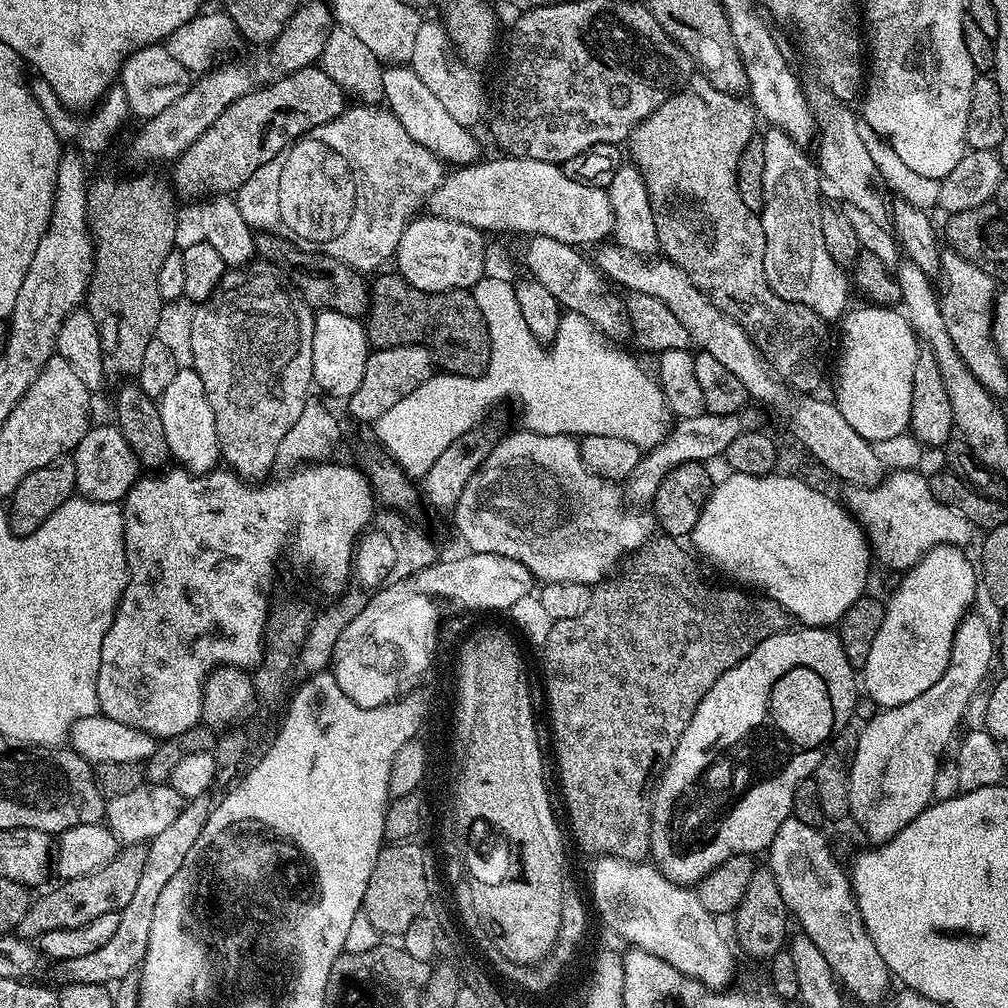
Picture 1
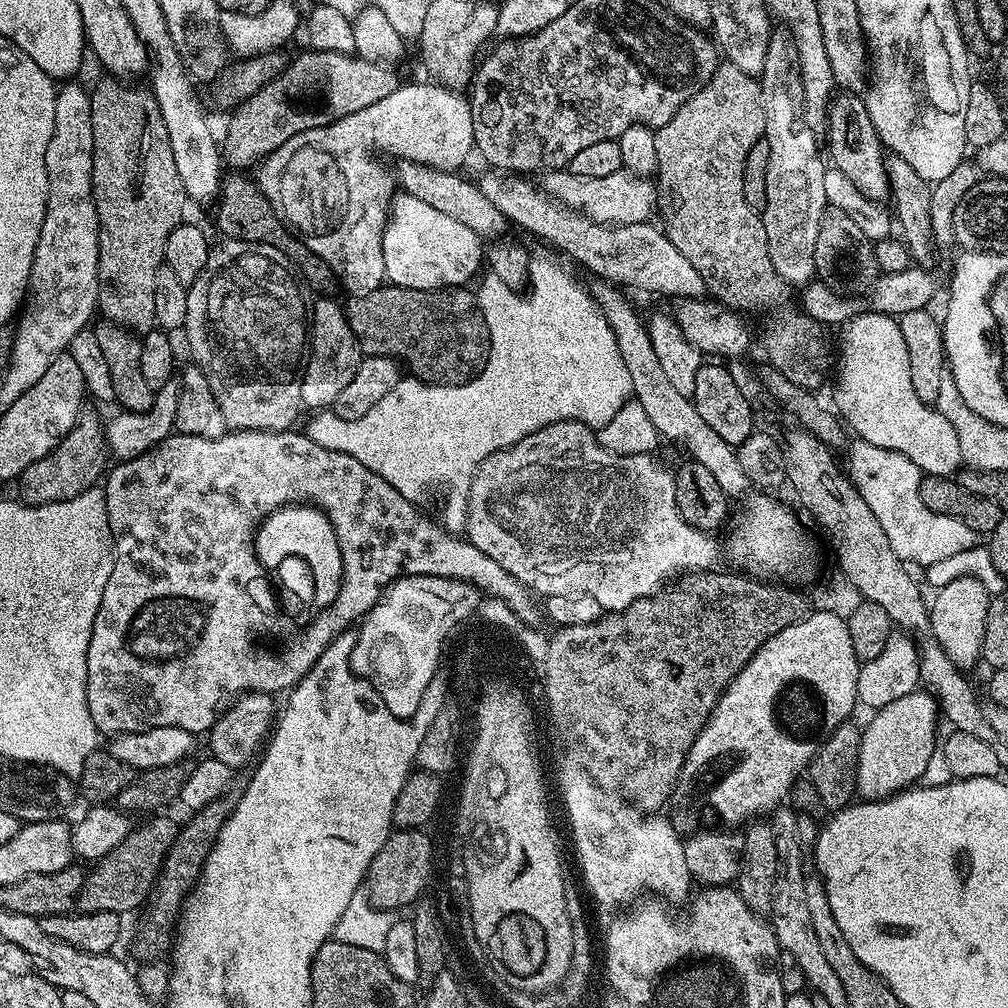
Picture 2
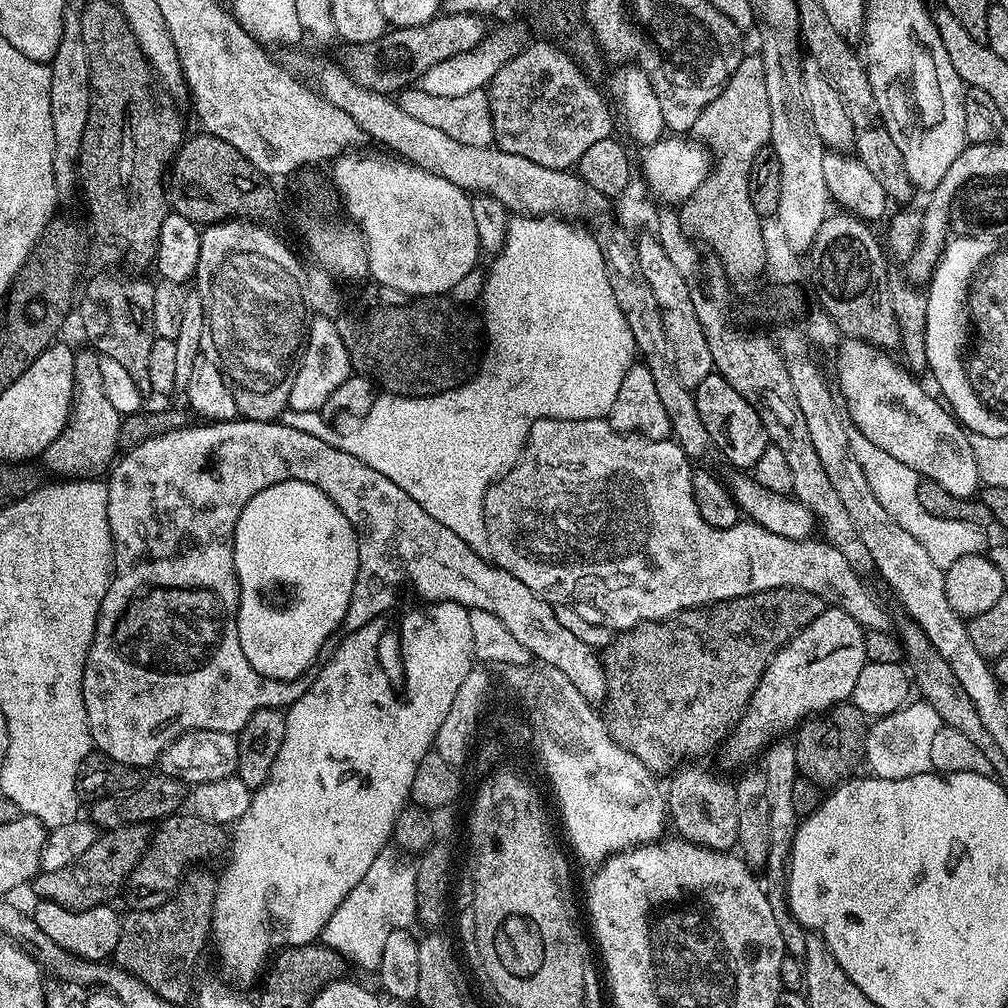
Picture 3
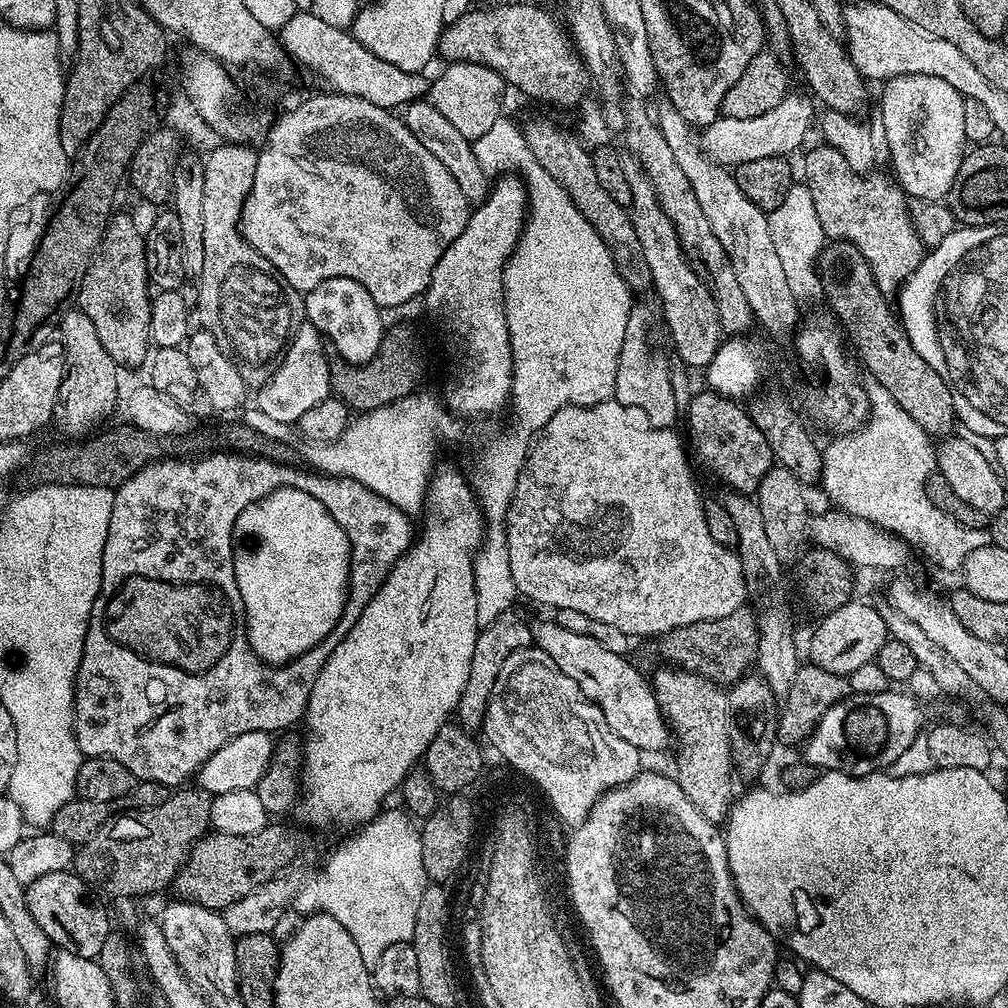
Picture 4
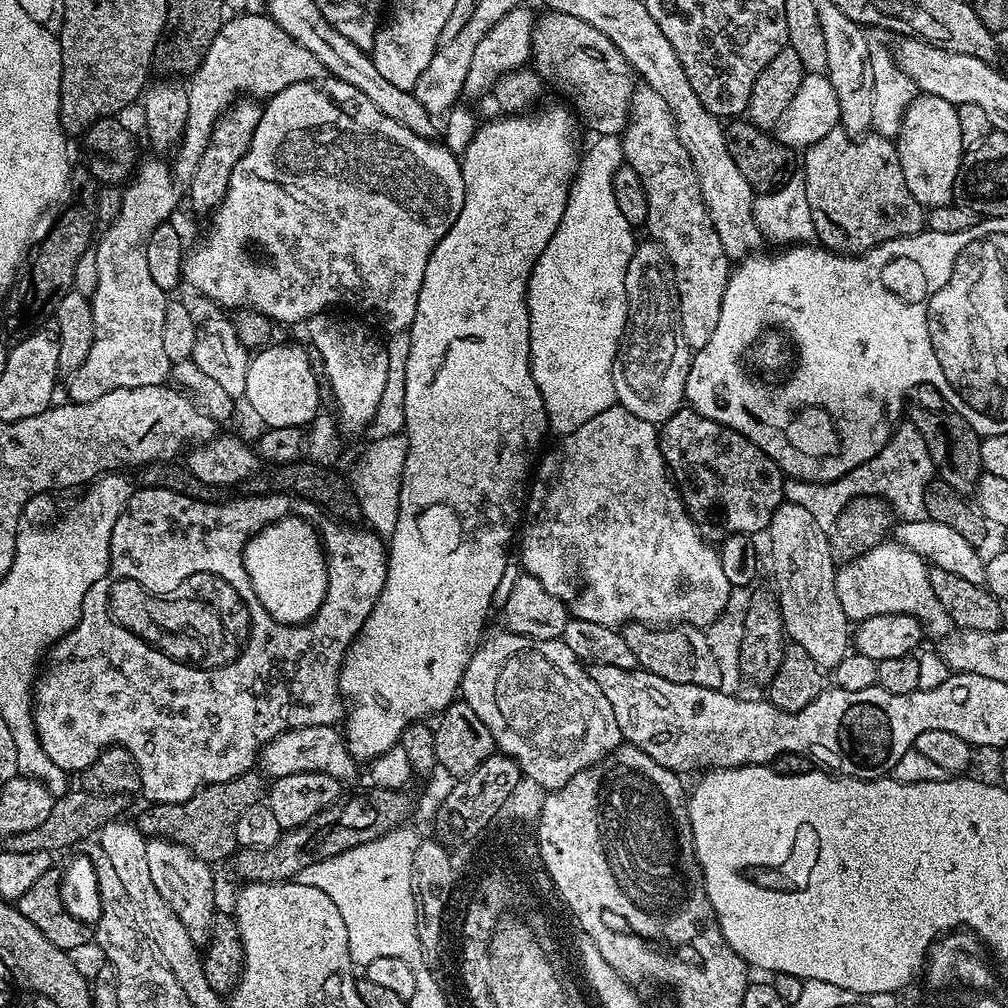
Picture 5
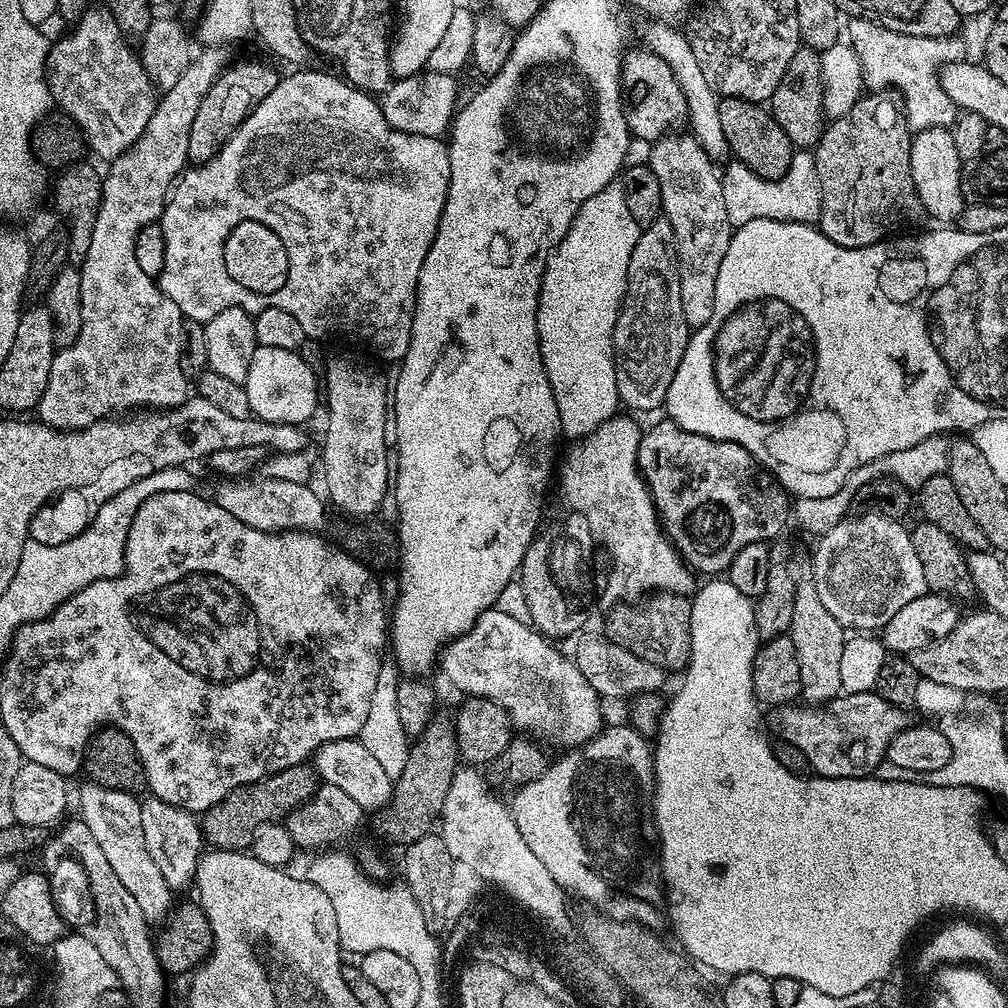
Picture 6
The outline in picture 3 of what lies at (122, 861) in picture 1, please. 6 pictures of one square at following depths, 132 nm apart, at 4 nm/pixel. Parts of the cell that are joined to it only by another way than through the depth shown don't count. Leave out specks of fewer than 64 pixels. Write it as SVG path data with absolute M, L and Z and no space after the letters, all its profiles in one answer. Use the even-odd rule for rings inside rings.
M177 814L159 821L155 825L148 851L136 863L122 889L123 895L128 895L131 907L139 910L157 908L165 904L169 895L176 891L182 874L196 866L199 860L208 860L211 856L218 855L220 851L221 853L225 851L226 832L225 836L224 832L225 829L221 825L206 822L191 814Z

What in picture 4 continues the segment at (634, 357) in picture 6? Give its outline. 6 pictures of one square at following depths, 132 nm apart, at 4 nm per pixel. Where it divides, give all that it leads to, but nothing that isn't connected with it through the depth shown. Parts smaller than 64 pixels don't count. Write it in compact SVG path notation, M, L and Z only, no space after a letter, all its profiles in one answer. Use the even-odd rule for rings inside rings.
M636 302L633 303L630 310L630 318L626 322L626 338L622 338L622 354L618 362L614 398L619 404L638 406L638 410L645 412L646 418L650 418L650 422L654 427L672 428L675 425L678 409L674 398L674 386L670 382L670 374L674 367L673 361L668 361L668 352L670 356L670 337L664 322L663 311L655 303L652 304Z

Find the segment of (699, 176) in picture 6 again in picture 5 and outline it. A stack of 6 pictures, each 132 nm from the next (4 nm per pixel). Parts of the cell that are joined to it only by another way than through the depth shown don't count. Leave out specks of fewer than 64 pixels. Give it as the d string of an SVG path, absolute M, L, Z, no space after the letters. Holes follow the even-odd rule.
M637 83L632 91L632 109L628 111L628 124L622 139L625 161L638 170L638 178L642 178L642 184L646 186L647 235L664 247L674 270L680 295L680 329L689 348L701 348L710 342L710 334L714 334L714 326L718 326L730 261L726 250L722 250L722 238L718 238L718 230L714 230L714 222L704 205L690 154L676 133L672 111L666 98L649 84Z

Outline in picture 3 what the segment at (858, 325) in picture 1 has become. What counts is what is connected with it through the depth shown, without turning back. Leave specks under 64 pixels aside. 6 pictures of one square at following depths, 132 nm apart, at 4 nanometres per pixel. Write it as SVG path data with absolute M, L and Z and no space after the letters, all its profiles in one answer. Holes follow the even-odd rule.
M841 339L836 354L836 376L840 379L838 392L846 405L847 419L862 434L866 434L866 438L870 438L870 442L874 442L876 446L886 450L886 454L890 454L890 458L898 458L898 462L906 462L906 466L910 466L910 470L914 470L925 480L938 482L938 486L950 490L950 494L954 494L958 498L975 497L981 491L982 483L979 478L978 465L974 460L974 453L968 441L969 433L965 431L951 411L940 412L941 401L939 399L936 401L916 381L919 379L913 373L901 365L899 368L888 357L891 355L885 354L873 344L867 344L861 340Z

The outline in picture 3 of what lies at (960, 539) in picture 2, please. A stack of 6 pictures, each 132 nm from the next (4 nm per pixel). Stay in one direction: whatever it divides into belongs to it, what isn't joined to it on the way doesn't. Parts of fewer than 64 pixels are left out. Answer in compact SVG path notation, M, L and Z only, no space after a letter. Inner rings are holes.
M855 426L849 427L848 437L850 438L850 450L862 466L862 474L866 474L866 482L870 482L870 490L874 490L874 498L882 502L886 514L902 526L902 530L909 532L913 538L918 538L926 549L926 554L934 558L934 566L947 569L958 561L958 558L965 558L967 555L981 554L989 547L989 533L978 526L970 526L970 522L950 522L950 518L934 518L918 502L918 482L922 478L906 462L898 462L898 458L890 458L886 450L870 442L866 434L862 434Z

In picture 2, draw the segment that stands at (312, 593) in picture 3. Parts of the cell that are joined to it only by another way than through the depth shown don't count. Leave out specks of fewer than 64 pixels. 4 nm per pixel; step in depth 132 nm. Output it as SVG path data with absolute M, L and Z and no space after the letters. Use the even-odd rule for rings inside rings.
M289 506L272 512L260 523L254 537L256 557L261 562L272 560L278 565L284 558L296 555L304 559L313 572L315 603L330 605L339 596L343 580L342 552L339 549L336 531L325 512L315 506Z

